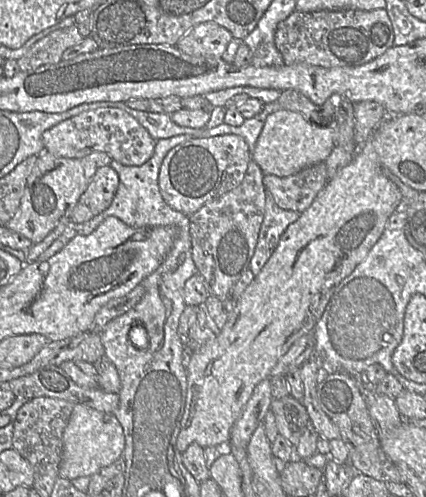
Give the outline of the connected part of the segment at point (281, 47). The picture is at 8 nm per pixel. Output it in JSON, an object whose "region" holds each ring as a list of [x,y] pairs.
{"region":[[[385,9],[376,10],[295,10],[280,22],[275,45],[283,65],[306,63],[324,68],[360,66],[394,46],[394,32]]]}

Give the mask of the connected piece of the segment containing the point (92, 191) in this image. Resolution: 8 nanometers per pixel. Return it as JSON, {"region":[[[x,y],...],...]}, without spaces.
{"region":[[[109,165],[100,167],[75,206],[71,221],[85,223],[101,214],[111,205],[118,186],[116,170]]]}

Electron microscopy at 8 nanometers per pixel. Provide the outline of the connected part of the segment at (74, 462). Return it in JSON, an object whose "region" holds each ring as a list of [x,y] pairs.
{"region":[[[75,405],[63,434],[59,477],[69,480],[90,477],[102,468],[122,459],[125,438],[114,414],[106,414],[86,405]]]}

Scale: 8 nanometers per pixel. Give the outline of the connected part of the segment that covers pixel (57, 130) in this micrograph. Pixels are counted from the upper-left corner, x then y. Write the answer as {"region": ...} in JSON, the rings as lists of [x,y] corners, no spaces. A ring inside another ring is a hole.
{"region":[[[101,108],[82,112],[64,120],[42,135],[44,150],[61,158],[83,158],[94,152],[109,155],[125,166],[140,166],[153,155],[156,140],[128,112],[119,108]]]}

